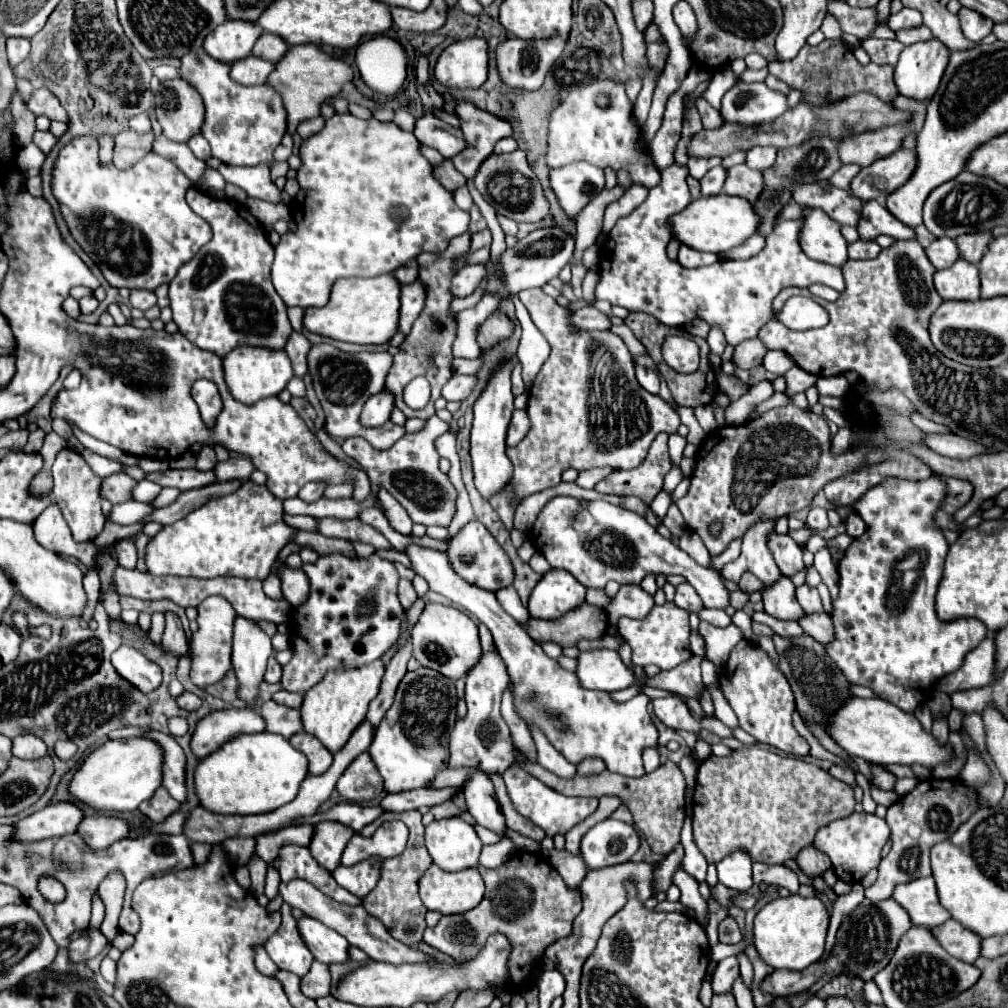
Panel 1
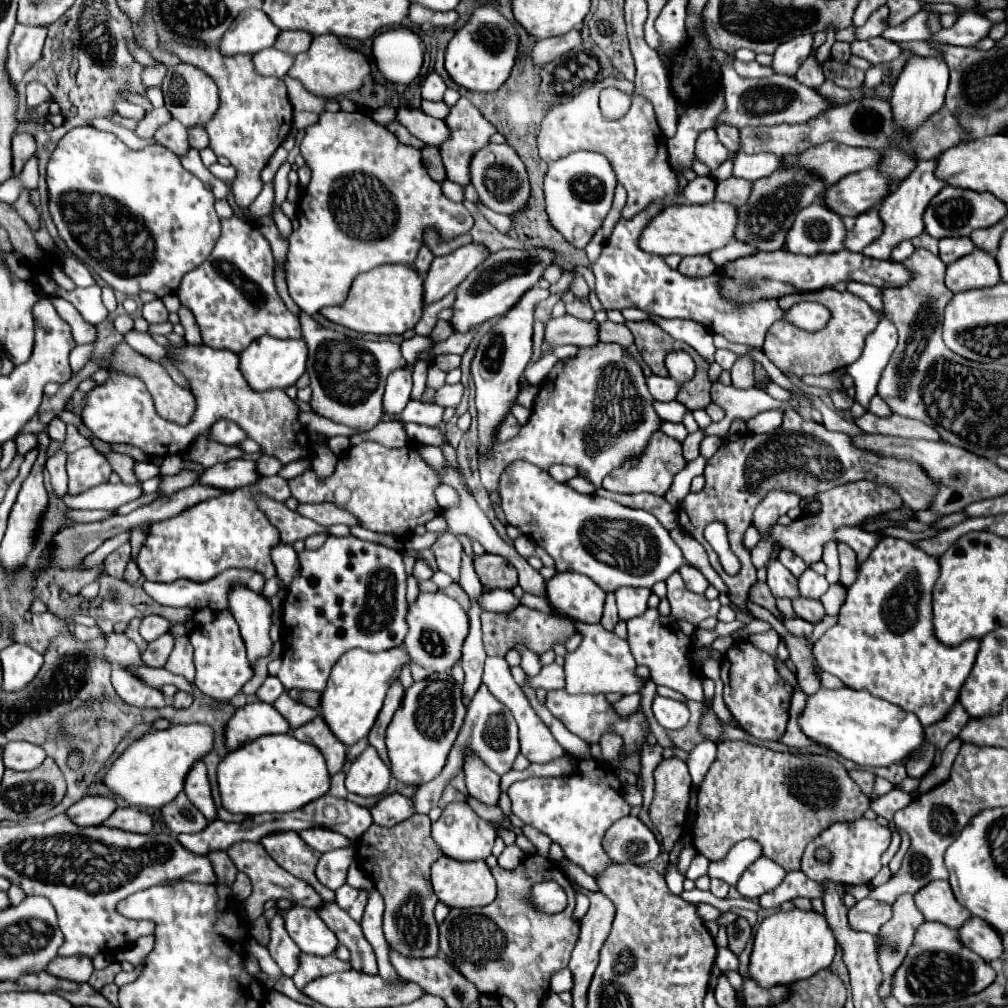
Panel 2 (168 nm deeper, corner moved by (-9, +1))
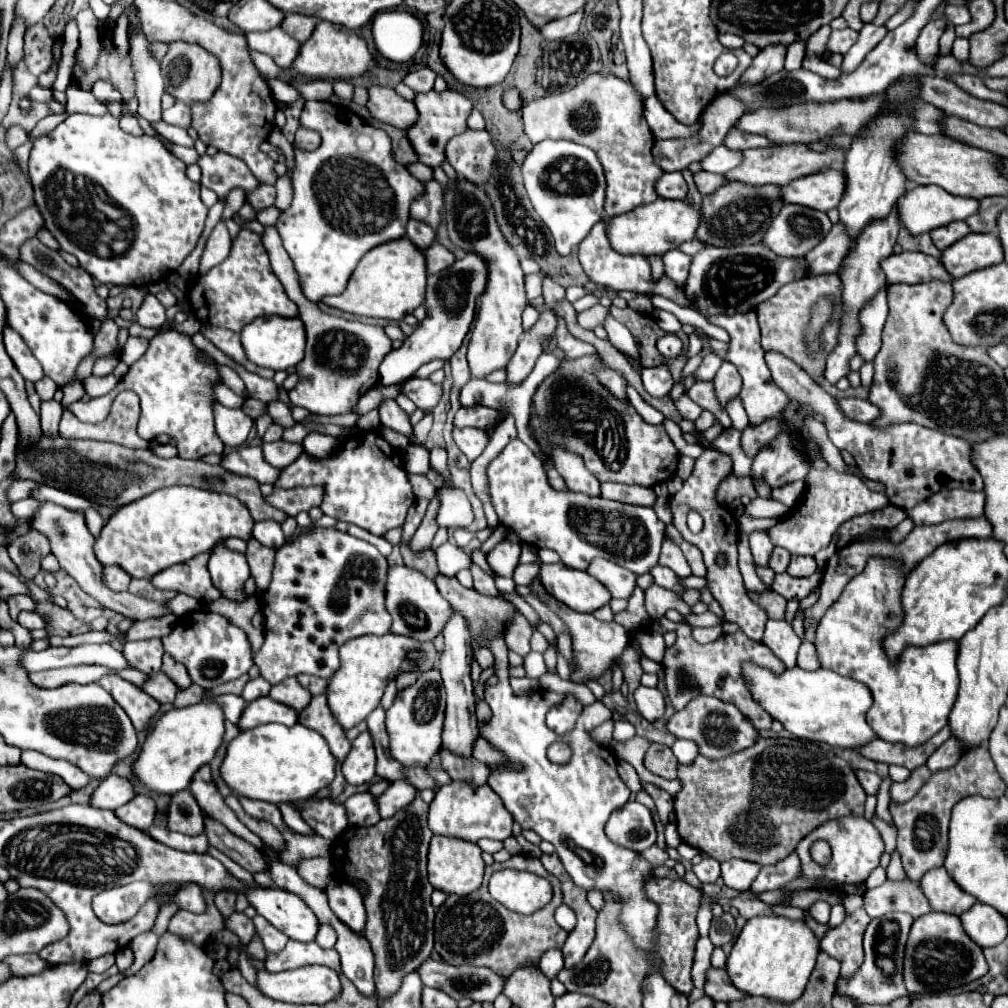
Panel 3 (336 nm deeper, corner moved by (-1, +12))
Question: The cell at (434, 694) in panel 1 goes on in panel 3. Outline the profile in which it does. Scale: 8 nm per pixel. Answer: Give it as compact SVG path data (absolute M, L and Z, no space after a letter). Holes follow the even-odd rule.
M429 670L421 674L417 682L397 694L393 706L387 710L387 732L391 738L391 756L403 766L429 766L431 758L441 748L443 716L445 714L445 694L439 670Z

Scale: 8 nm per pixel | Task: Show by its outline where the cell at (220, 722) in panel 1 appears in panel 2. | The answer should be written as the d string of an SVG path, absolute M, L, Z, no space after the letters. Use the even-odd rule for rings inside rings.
M257 701L257 703L237 709L233 713L233 717L227 721L225 747L227 747L227 751L233 751L261 735L285 733L285 731L289 731L289 725L277 713L277 709L269 703Z

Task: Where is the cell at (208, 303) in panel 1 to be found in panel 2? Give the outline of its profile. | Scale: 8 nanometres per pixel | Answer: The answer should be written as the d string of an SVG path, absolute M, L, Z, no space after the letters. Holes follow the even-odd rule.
M239 215L221 219L221 237L211 255L203 265L187 273L177 289L181 305L195 315L205 345L241 353L263 335L279 339L301 337L299 319L287 311L275 289L273 265L271 245L255 223Z

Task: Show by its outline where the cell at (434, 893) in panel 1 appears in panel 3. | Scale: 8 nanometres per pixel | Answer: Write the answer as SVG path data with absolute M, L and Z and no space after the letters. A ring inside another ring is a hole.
M433 836L429 846L429 882L433 884L433 888L439 888L447 894L469 894L481 886L483 870L485 862L477 844L449 836Z

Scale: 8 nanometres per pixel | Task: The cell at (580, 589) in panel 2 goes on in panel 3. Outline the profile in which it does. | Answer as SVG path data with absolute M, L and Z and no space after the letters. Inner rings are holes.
M561 562L543 564L539 570L539 580L551 596L575 612L591 614L611 600L611 594L599 580L591 578L587 572L567 568Z

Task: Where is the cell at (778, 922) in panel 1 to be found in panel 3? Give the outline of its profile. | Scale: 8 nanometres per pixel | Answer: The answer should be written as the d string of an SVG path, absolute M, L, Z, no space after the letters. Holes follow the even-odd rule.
M757 916L747 920L727 956L727 974L731 984L749 996L765 998L777 1004L791 1004L803 996L809 976L815 968L819 942L805 922L783 916Z

